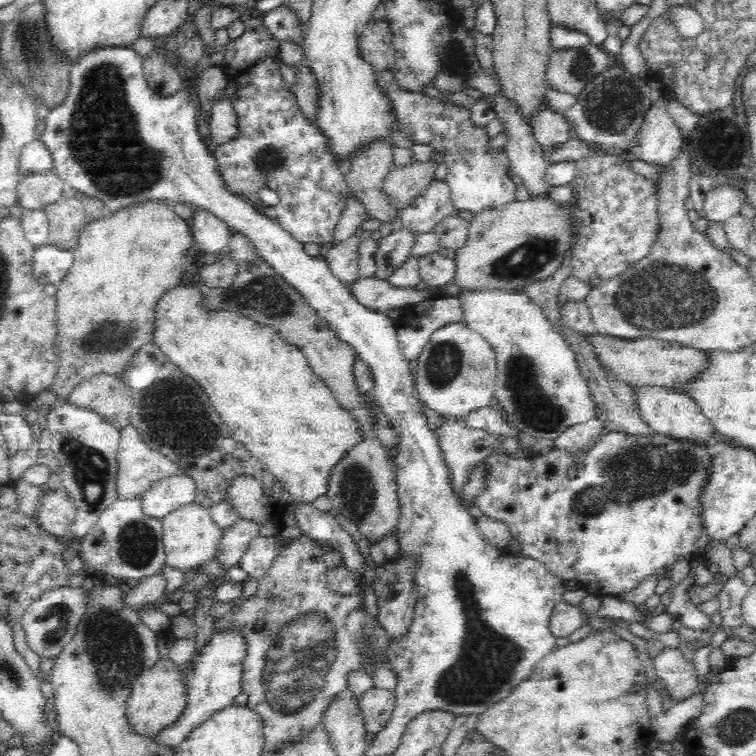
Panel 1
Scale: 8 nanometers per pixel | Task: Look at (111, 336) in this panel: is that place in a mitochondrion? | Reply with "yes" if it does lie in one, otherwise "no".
yes

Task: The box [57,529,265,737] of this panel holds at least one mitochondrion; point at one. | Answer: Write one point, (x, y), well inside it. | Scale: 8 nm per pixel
(115, 648)

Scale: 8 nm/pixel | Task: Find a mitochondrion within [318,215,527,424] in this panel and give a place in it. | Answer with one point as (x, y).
(444, 362)

